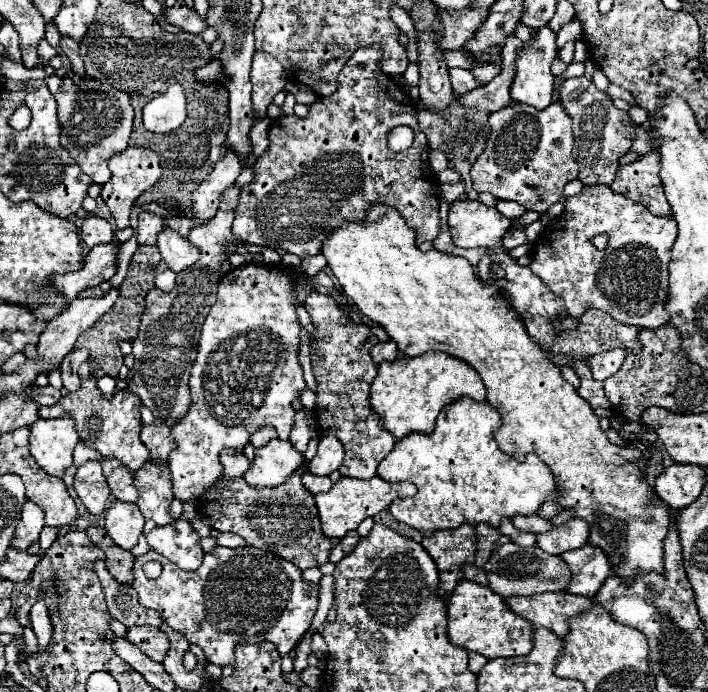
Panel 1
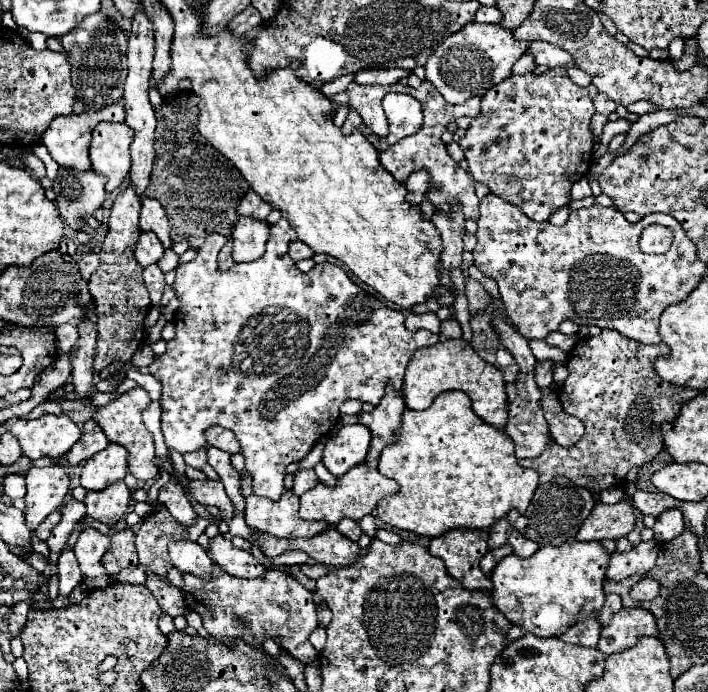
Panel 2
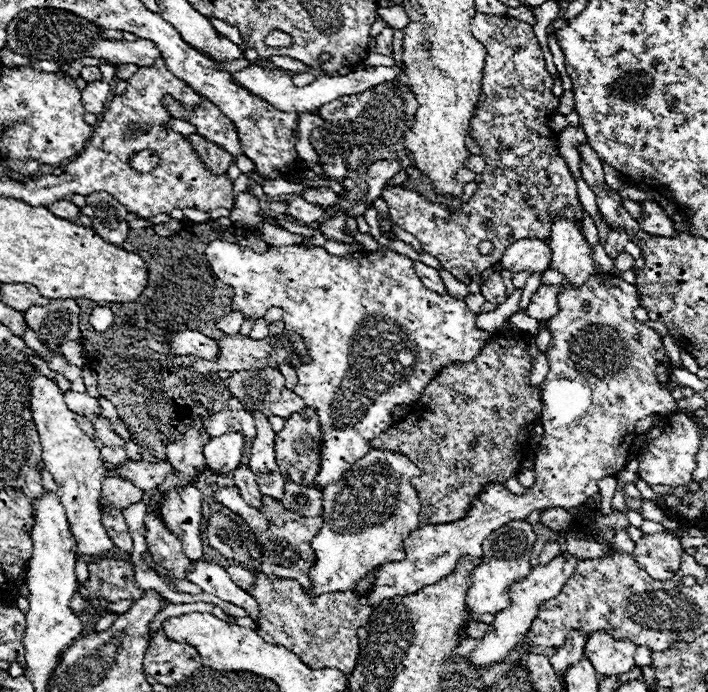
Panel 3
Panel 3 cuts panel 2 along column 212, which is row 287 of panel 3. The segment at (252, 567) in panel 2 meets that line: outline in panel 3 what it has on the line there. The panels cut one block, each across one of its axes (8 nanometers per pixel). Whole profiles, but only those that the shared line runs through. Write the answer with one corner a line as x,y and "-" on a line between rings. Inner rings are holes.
552,284
552,286
540,286
526,312
528,316
536,318
536,320
550,320
552,316
558,314
558,294
560,294
560,286
558,284

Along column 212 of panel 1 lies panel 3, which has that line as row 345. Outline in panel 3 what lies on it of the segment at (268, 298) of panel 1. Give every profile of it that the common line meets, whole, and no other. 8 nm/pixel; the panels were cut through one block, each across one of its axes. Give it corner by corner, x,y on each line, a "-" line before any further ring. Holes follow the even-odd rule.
214,240
206,246
206,258
217,278
234,288
232,310
238,310
244,318
258,320
272,306
282,308
284,334
298,332
306,354
314,360
314,364
298,364
294,368
298,376
294,392
306,406
318,408
320,414
324,446
320,472
314,480
316,486
336,482
344,470
372,450
368,442
394,424
390,414
396,404
414,404
426,384
448,362
472,360
492,336
476,328
476,314
468,310
464,300
424,288
414,270
414,260
394,250
336,256
318,246
272,246
268,252
257,254
234,242

